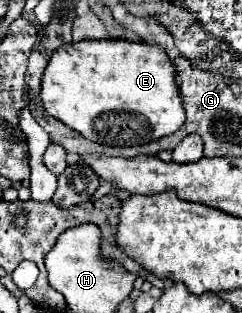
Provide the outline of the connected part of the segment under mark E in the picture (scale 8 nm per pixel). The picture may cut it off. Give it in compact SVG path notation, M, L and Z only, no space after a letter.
M126 39L80 41L52 53L42 75L40 97L52 117L86 139L104 145L132 147L172 135L184 125L186 115L174 75L174 65L158 45L132 43Z

